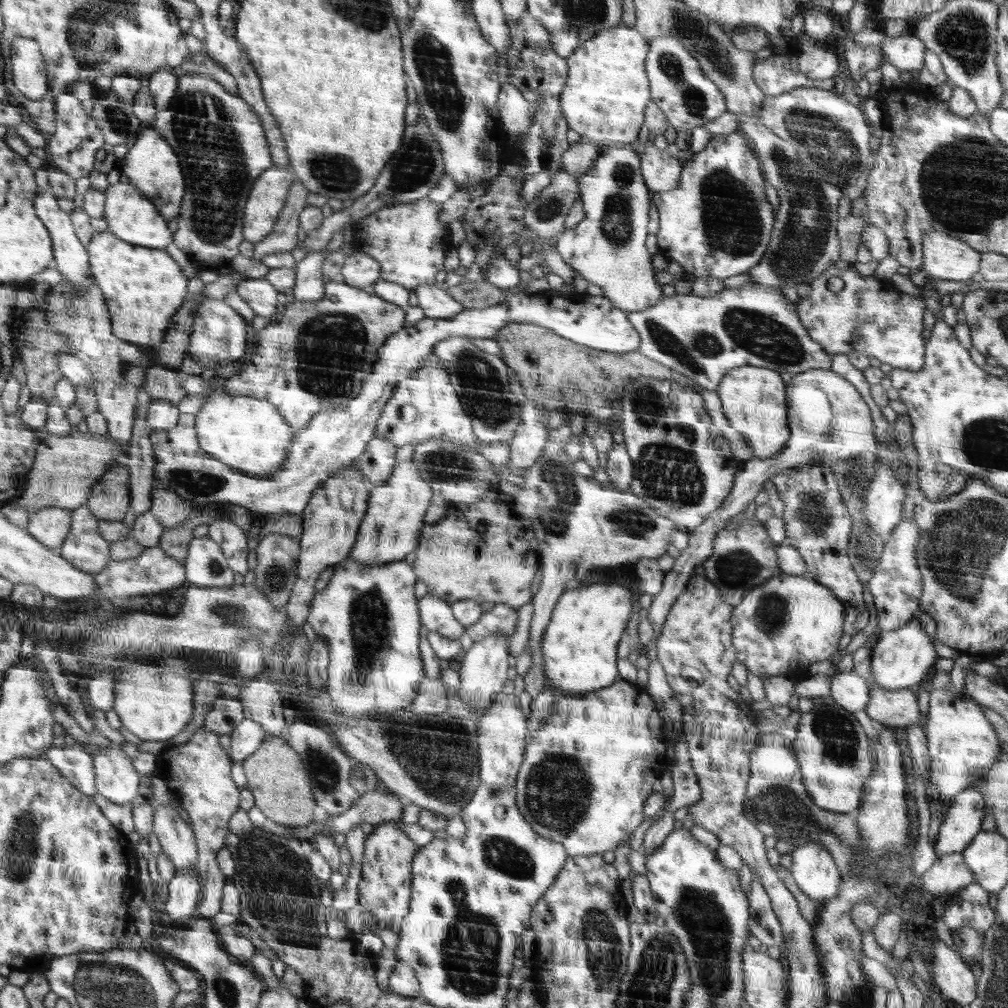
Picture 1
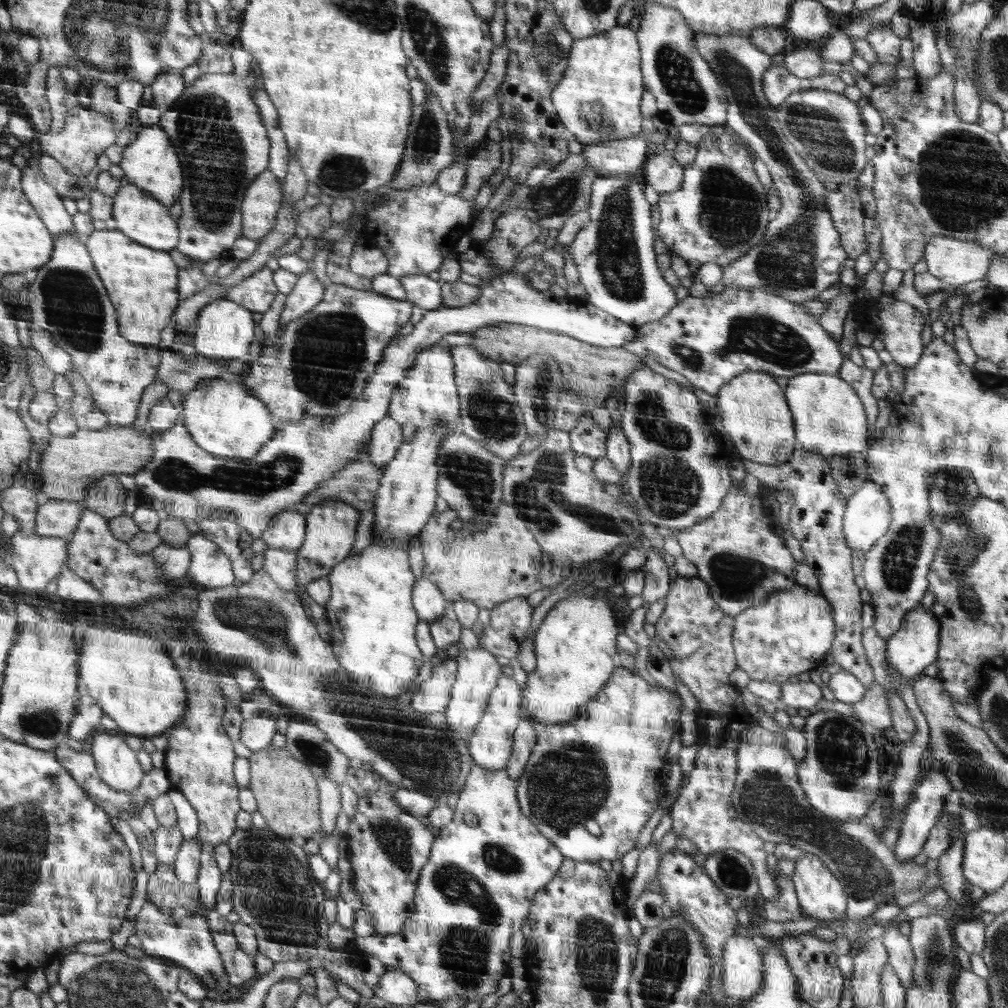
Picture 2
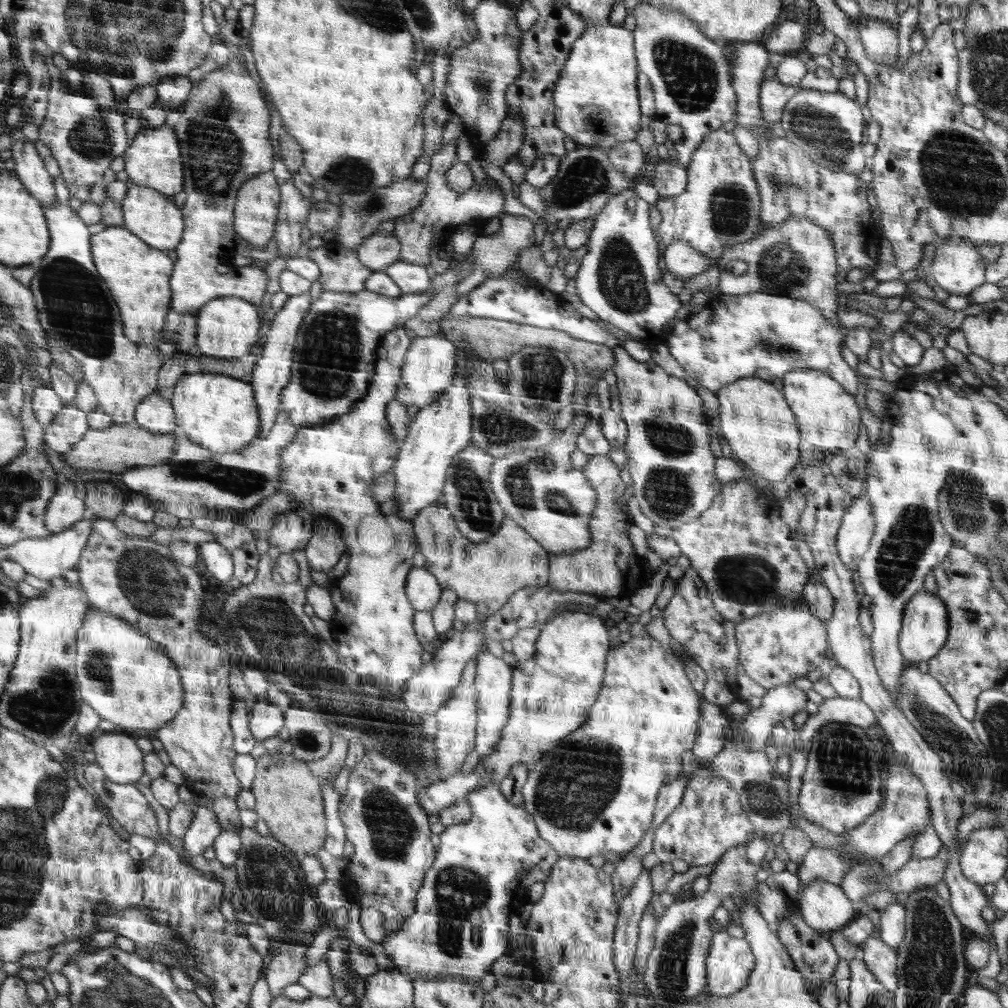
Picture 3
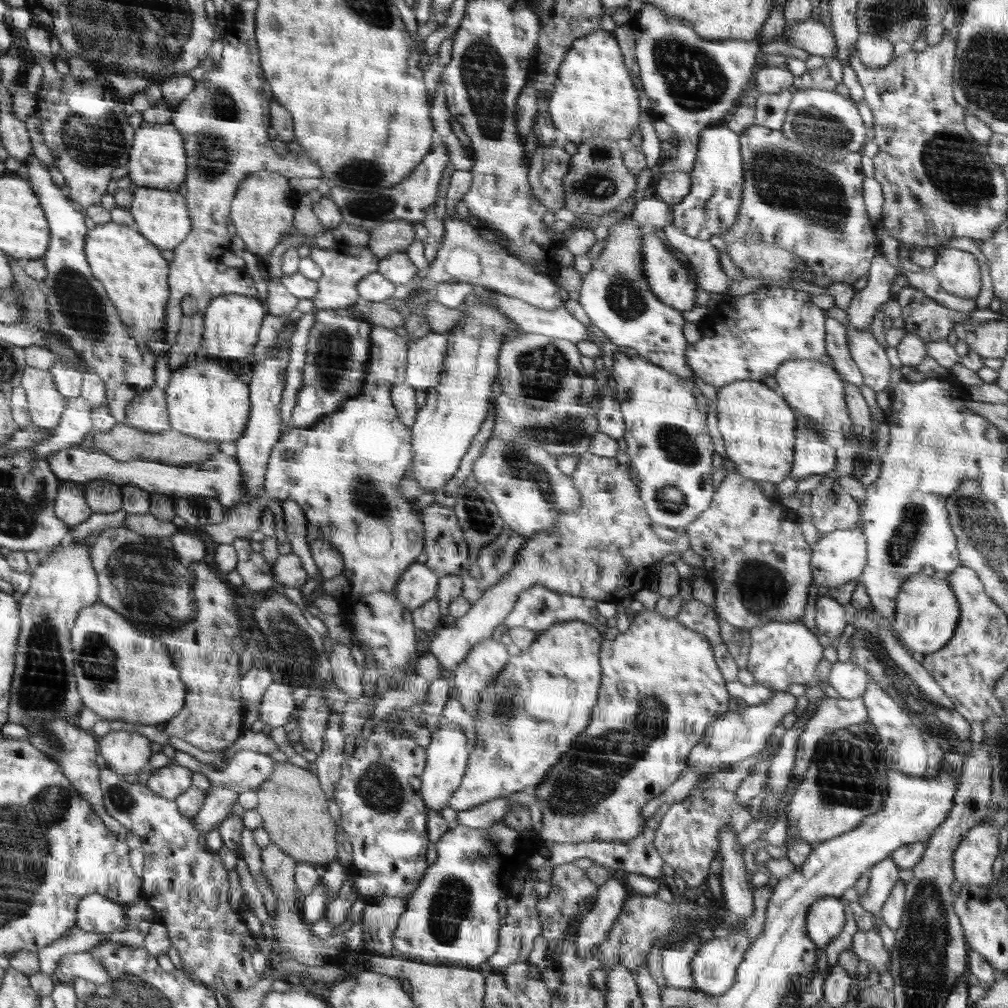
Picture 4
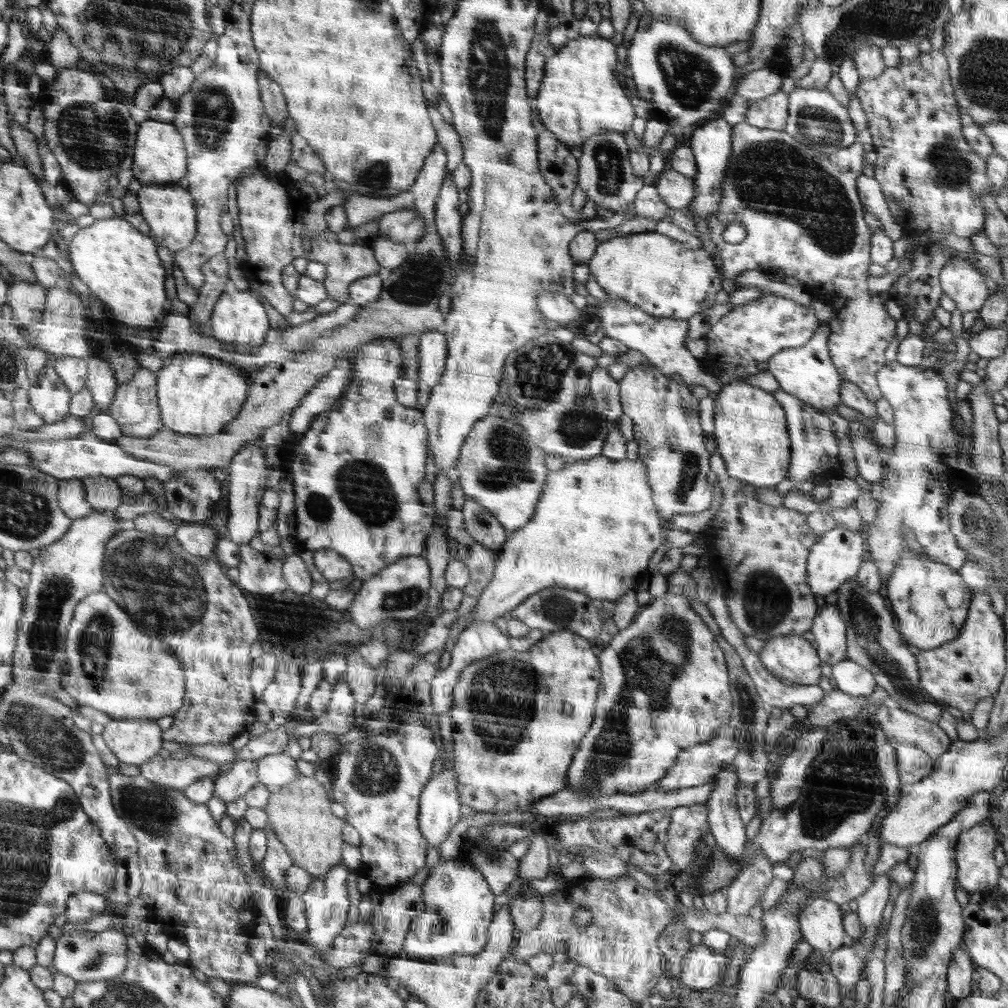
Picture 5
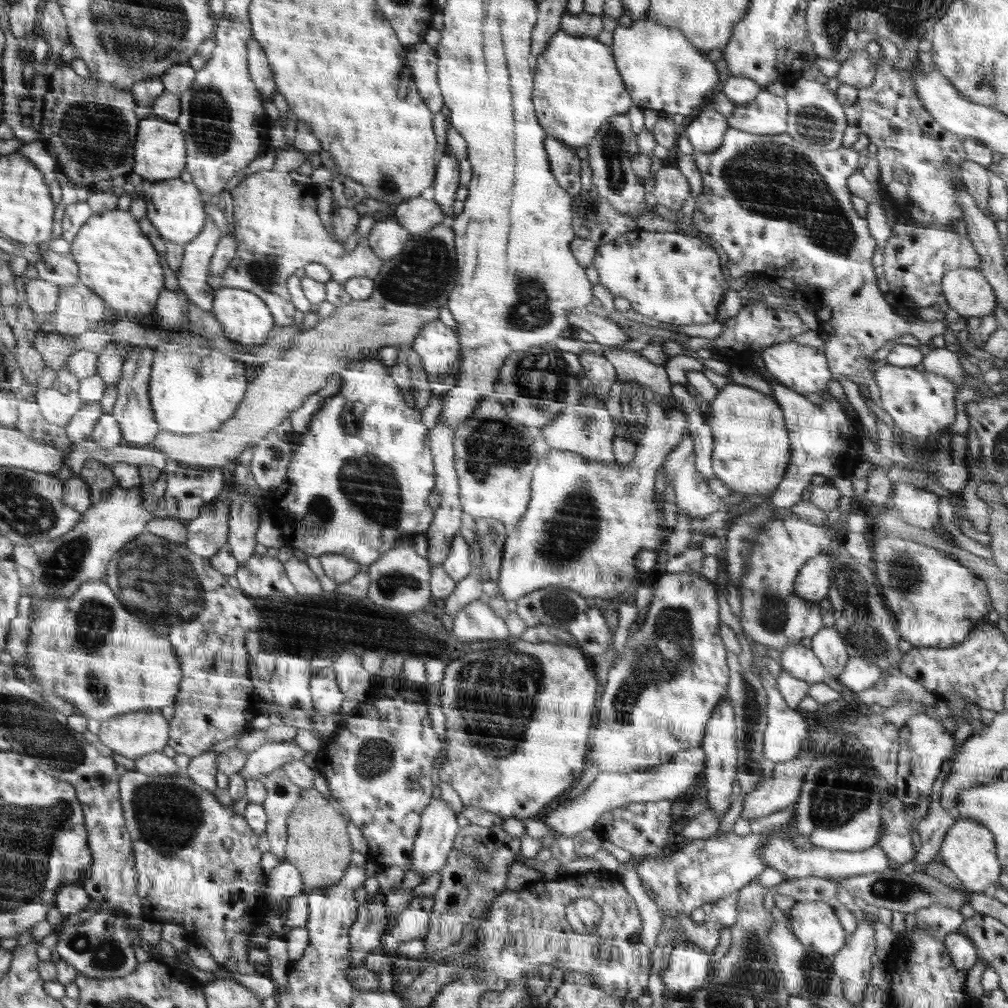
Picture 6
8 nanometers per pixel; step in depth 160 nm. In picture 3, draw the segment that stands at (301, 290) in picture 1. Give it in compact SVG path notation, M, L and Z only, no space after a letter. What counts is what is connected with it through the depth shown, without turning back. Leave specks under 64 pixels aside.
M310 292L296 297L289 297L282 310L279 310L271 320L270 330L266 335L266 342L262 347L261 356L254 365L253 387L256 390L256 397L262 422L258 438L266 438L270 429L276 424L277 414L281 412L282 389L289 384L291 369L293 368L293 354L297 344L297 334L300 332L301 322L305 314L313 306L313 299Z

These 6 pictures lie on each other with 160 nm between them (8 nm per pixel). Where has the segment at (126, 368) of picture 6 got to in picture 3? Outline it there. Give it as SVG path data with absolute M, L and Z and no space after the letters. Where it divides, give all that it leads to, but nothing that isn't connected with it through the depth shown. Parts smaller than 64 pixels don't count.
M160 393L151 394L137 406L135 420L146 430L153 433L172 433L177 427L172 403Z

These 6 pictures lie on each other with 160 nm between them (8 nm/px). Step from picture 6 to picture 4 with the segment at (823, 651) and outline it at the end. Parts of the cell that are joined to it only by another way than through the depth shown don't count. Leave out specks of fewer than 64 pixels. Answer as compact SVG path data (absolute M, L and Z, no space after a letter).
M829 594L816 600L816 628L832 642L842 636L847 628L846 610L843 602L832 599Z

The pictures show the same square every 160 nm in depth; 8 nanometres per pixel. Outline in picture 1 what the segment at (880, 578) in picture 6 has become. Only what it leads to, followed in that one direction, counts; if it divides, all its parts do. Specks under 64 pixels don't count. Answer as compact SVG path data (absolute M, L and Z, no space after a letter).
M915 617L905 626L881 633L871 652L869 666L879 687L886 690L914 689L938 658L932 640L924 632L918 617Z

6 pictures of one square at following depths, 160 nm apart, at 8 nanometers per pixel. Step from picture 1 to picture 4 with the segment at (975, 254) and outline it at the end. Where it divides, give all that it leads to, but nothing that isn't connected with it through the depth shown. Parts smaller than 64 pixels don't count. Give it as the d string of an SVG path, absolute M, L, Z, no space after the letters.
M944 249L932 267L940 287L956 297L976 300L980 294L980 266L970 252Z

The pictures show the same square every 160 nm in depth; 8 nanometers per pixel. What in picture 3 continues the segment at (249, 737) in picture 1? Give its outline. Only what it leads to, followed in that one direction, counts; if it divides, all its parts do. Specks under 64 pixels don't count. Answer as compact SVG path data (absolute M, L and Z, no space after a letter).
M266 698L259 699L250 711L249 727L257 744L276 736L284 726L284 713Z

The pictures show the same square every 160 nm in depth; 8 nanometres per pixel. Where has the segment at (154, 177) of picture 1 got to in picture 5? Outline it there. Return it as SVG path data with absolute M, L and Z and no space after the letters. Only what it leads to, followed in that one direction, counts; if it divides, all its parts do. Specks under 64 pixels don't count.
M148 119L142 121L138 129L137 155L134 158L133 175L142 185L177 184L186 174L186 150L180 132L173 123L165 123Z

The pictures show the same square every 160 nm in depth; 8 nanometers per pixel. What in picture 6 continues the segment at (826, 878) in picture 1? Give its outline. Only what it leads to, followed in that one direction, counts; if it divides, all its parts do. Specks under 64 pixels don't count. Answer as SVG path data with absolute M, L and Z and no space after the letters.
M797 901L789 912L788 927L806 948L824 956L836 954L848 939L831 903Z

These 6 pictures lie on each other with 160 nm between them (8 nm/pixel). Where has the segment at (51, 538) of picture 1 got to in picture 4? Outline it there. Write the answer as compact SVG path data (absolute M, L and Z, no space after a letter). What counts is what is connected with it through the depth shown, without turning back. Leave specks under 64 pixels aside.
M61 481L55 499L54 514L59 522L64 522L70 528L81 525L94 514L85 499L83 484Z

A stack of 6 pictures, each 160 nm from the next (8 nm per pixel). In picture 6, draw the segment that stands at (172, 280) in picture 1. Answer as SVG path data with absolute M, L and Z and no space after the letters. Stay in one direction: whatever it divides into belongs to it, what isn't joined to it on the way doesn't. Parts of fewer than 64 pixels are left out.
M116 208L90 216L78 230L70 250L79 268L79 284L100 296L105 304L114 310L144 314L156 308L158 294L164 288L164 270L158 252L129 210Z

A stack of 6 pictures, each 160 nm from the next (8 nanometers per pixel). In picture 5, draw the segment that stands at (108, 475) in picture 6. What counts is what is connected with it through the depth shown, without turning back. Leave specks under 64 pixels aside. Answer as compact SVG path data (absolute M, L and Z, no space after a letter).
M85 476L81 478L85 486L85 498L94 510L112 511L120 504L120 490L113 478L100 476Z

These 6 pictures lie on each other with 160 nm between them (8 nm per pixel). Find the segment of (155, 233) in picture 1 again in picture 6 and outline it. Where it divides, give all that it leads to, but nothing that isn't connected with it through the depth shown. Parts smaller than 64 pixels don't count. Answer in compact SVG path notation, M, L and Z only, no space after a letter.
M170 179L166 182L147 184L142 200L147 206L147 219L167 241L185 245L205 228L206 212L202 206L200 191L194 183L188 183L182 179Z

